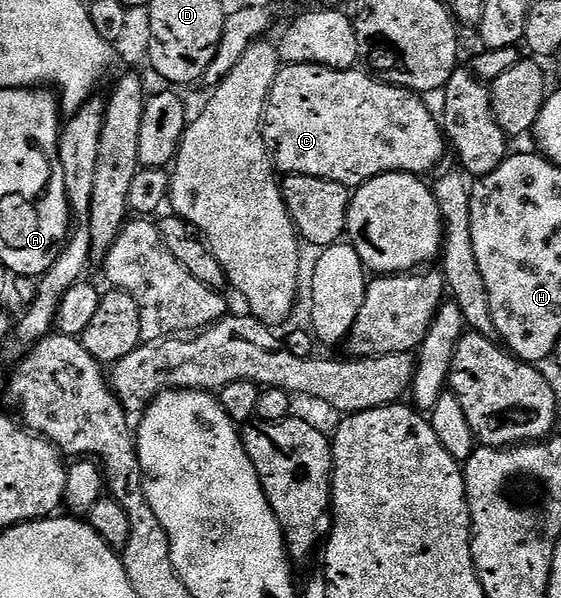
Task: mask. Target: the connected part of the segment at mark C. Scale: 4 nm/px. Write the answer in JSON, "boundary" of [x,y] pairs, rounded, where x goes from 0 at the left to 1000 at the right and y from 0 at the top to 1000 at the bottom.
{"boundary":[[[517,107],[501,112],[492,125],[488,144],[481,151],[478,167],[471,174],[471,239],[476,241],[485,273],[501,289],[522,294],[558,294],[560,298],[581,298],[588,304],[620,309],[633,318],[668,294],[679,294],[690,288],[729,288],[734,294],[761,296],[761,288],[770,288],[791,268],[791,247],[795,254],[795,229],[786,207],[777,194],[754,174],[743,156],[729,154],[725,147],[709,147],[704,140],[684,140],[668,125],[654,127],[643,117],[622,117],[619,114],[583,114],[565,107]]]}

